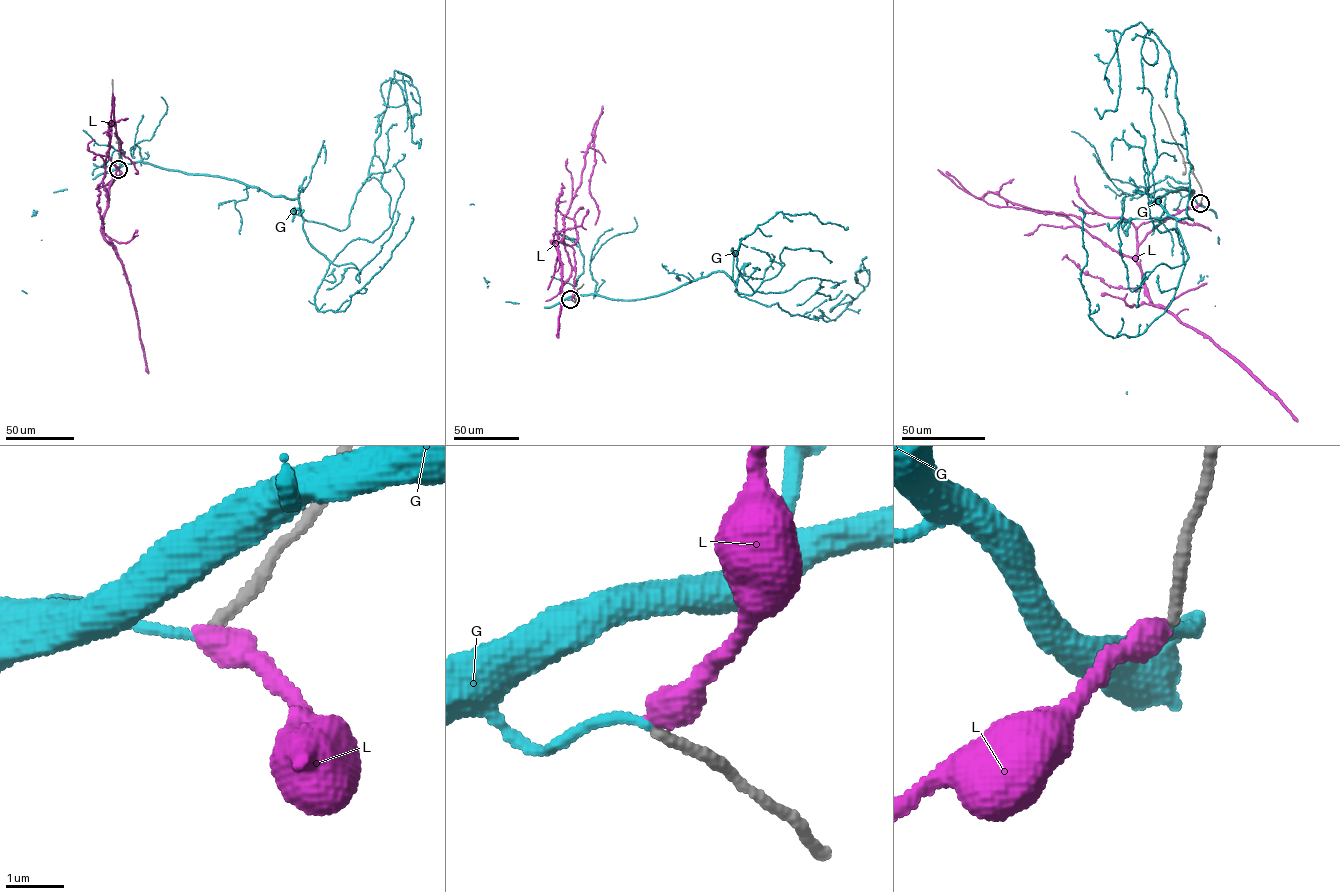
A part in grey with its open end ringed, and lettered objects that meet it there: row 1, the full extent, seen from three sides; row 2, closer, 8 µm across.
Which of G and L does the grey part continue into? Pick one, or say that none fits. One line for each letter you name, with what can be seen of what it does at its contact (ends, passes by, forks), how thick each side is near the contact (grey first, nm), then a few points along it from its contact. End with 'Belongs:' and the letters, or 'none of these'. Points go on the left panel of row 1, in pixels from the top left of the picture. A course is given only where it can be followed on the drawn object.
G: it ends; calibres 190 and 140 nm; course (118, 170), (143, 161), (234, 179), (343, 230), (395, 70), (411, 80), (403, 75), (420, 138)
Belongs: G

